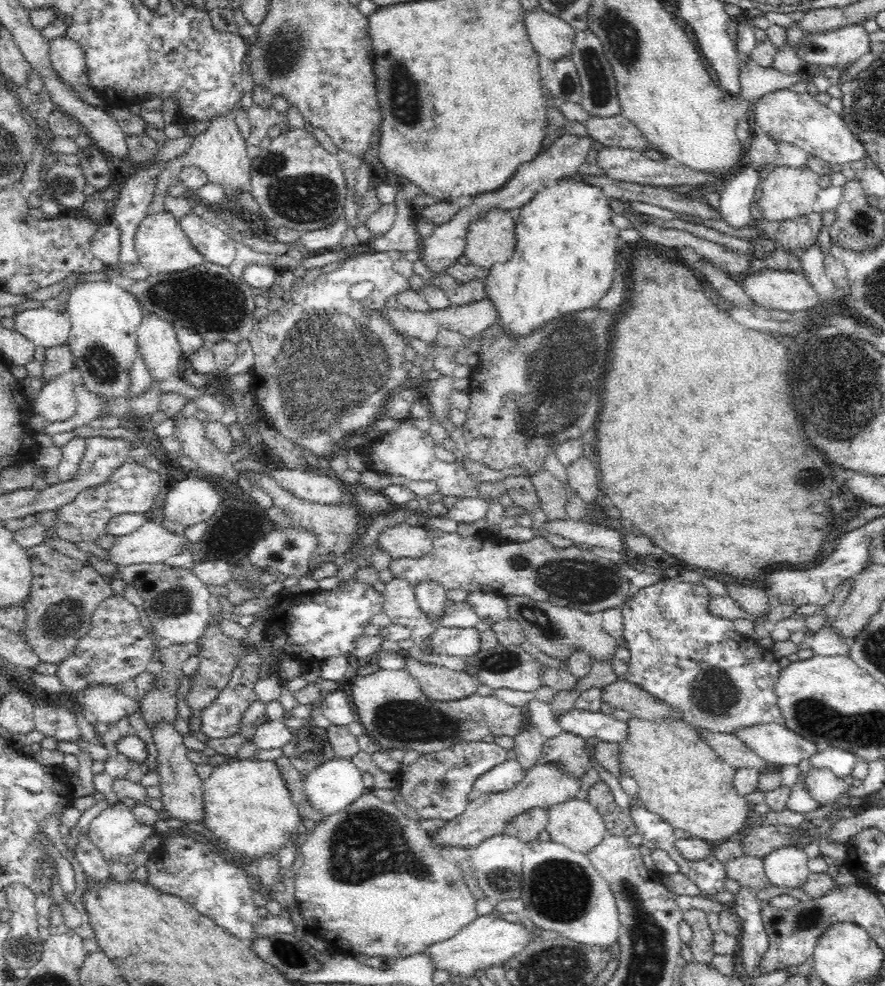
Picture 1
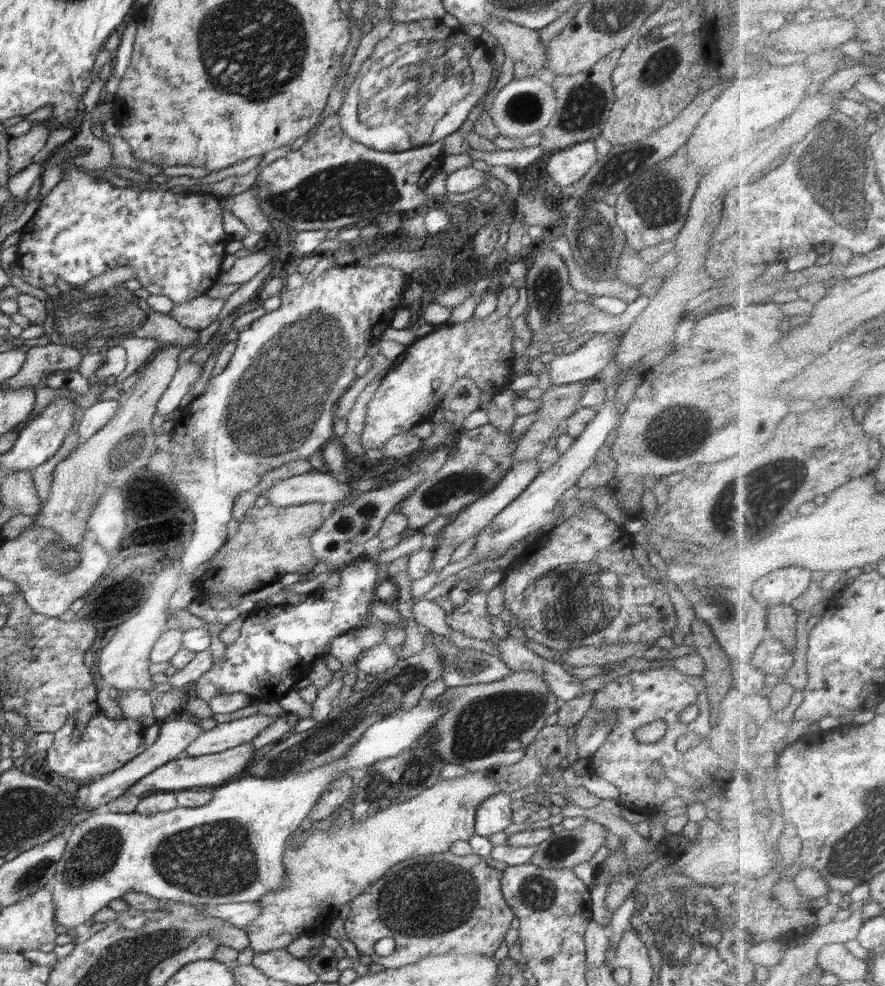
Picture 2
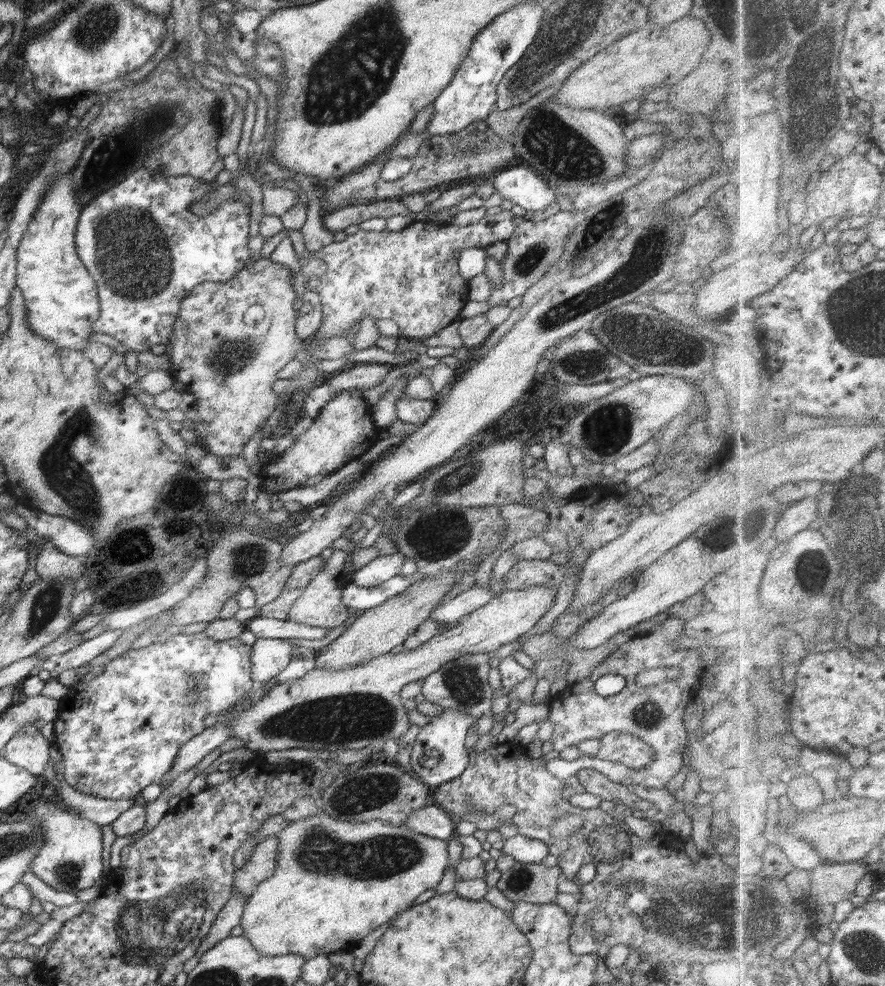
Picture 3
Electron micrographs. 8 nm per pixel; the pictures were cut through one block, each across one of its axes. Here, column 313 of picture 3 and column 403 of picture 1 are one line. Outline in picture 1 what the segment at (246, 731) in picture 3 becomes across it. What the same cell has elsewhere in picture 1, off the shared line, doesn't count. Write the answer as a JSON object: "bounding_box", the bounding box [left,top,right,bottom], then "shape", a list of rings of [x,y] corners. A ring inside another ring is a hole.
{"bounding_box":[350,667,526,755],"shape":[[[374,667],[368,676],[355,676],[350,694],[364,732],[380,749],[414,750],[421,755],[446,750],[460,742],[476,742],[488,735],[518,736],[526,724],[524,709],[499,700],[494,695],[470,695],[452,702],[428,699],[416,680],[404,670]]]}

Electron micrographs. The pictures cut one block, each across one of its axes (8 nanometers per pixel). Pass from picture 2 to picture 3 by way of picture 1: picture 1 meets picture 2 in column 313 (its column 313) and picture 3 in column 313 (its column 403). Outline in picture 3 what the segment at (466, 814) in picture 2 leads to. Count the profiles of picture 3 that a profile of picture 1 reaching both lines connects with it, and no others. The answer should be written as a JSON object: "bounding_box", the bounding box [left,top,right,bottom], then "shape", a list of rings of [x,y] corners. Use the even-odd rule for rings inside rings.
{"bounding_box":[239,809,450,960],"shape":[[[323,809],[295,820],[275,836],[280,842],[276,870],[247,898],[239,924],[243,928],[243,936],[264,956],[298,954],[308,960],[338,950],[351,951],[369,932],[412,907],[416,898],[426,890],[436,888],[450,862],[447,841],[380,820],[342,821],[326,814]]]}

